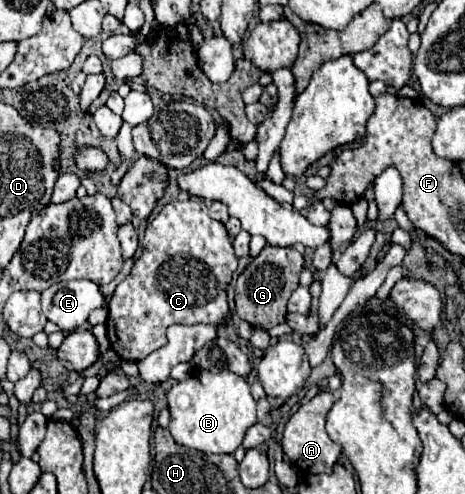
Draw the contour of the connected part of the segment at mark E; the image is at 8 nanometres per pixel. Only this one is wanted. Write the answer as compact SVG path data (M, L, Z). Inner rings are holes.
M63 280L41 294L41 304L51 322L65 332L73 332L87 322L95 308L105 306L105 300L99 286L91 280Z

